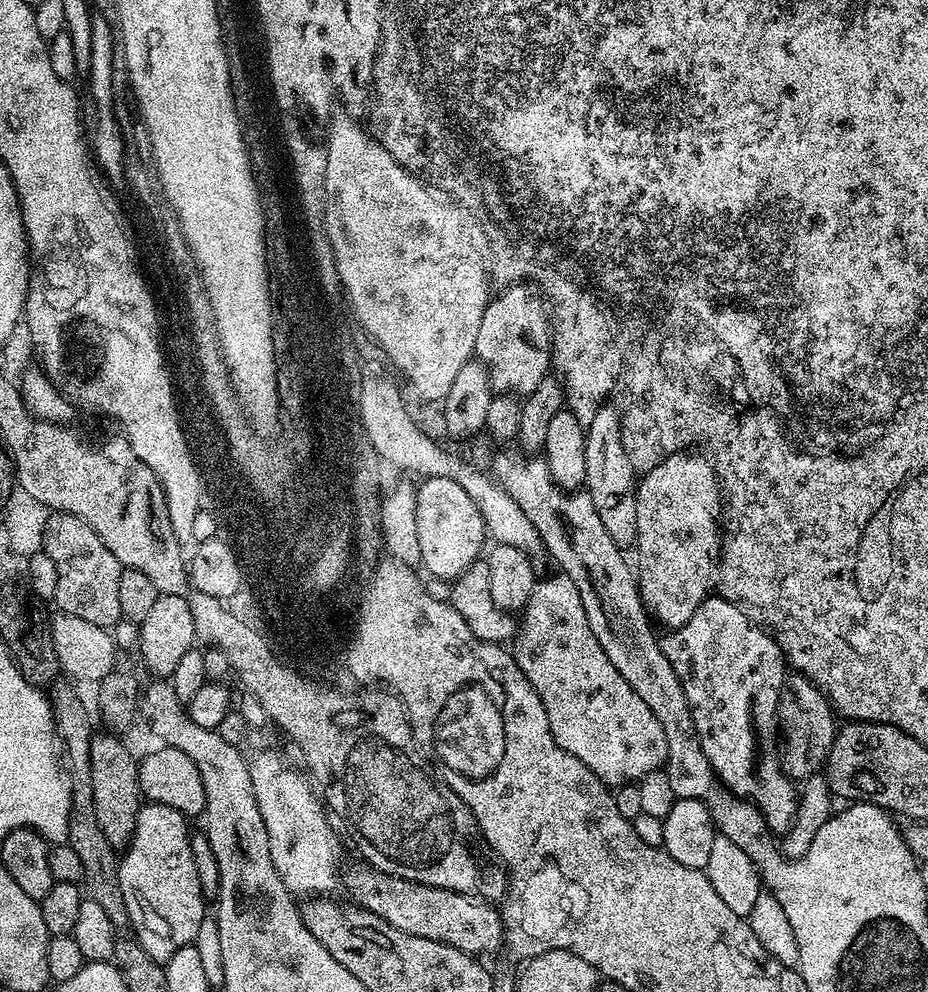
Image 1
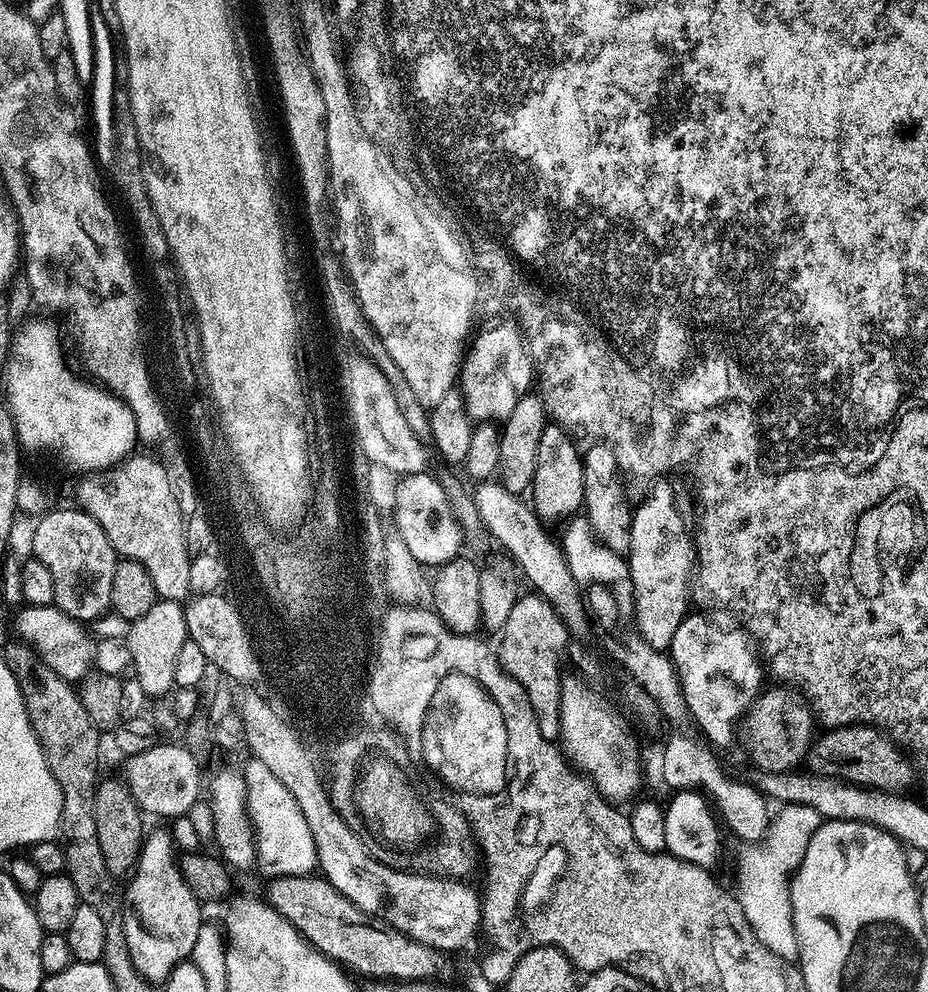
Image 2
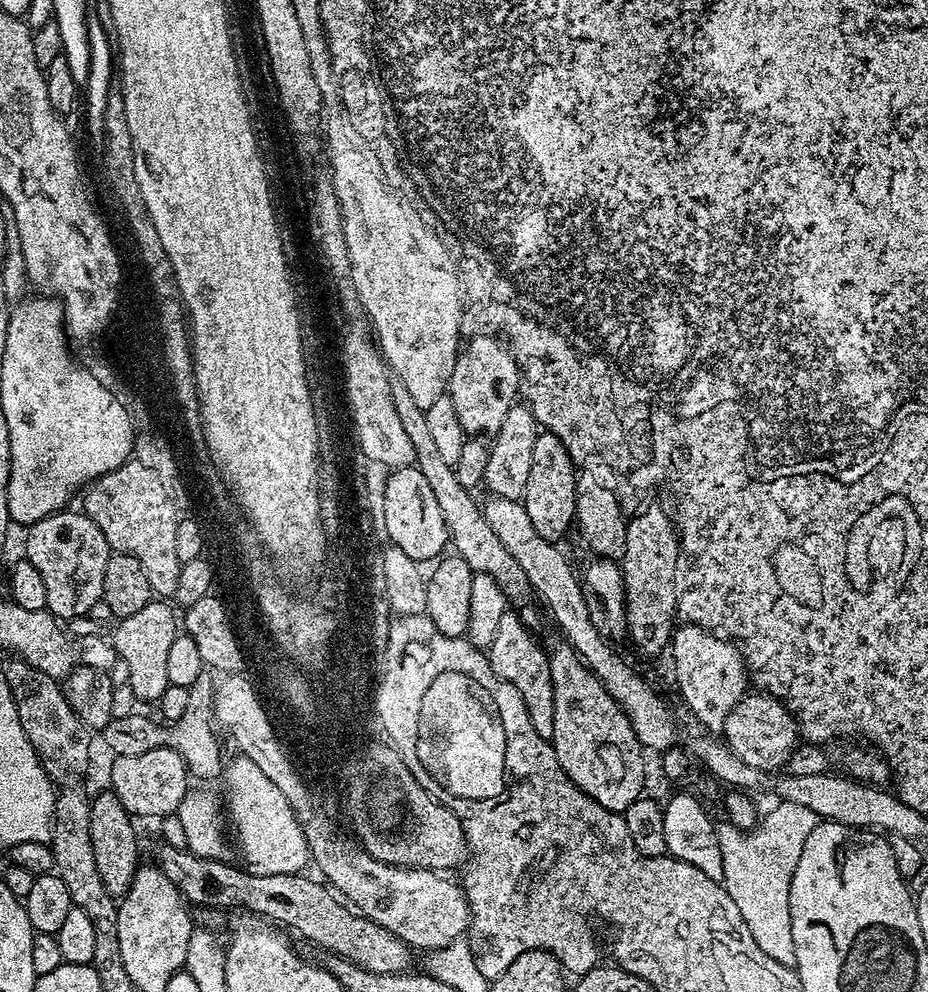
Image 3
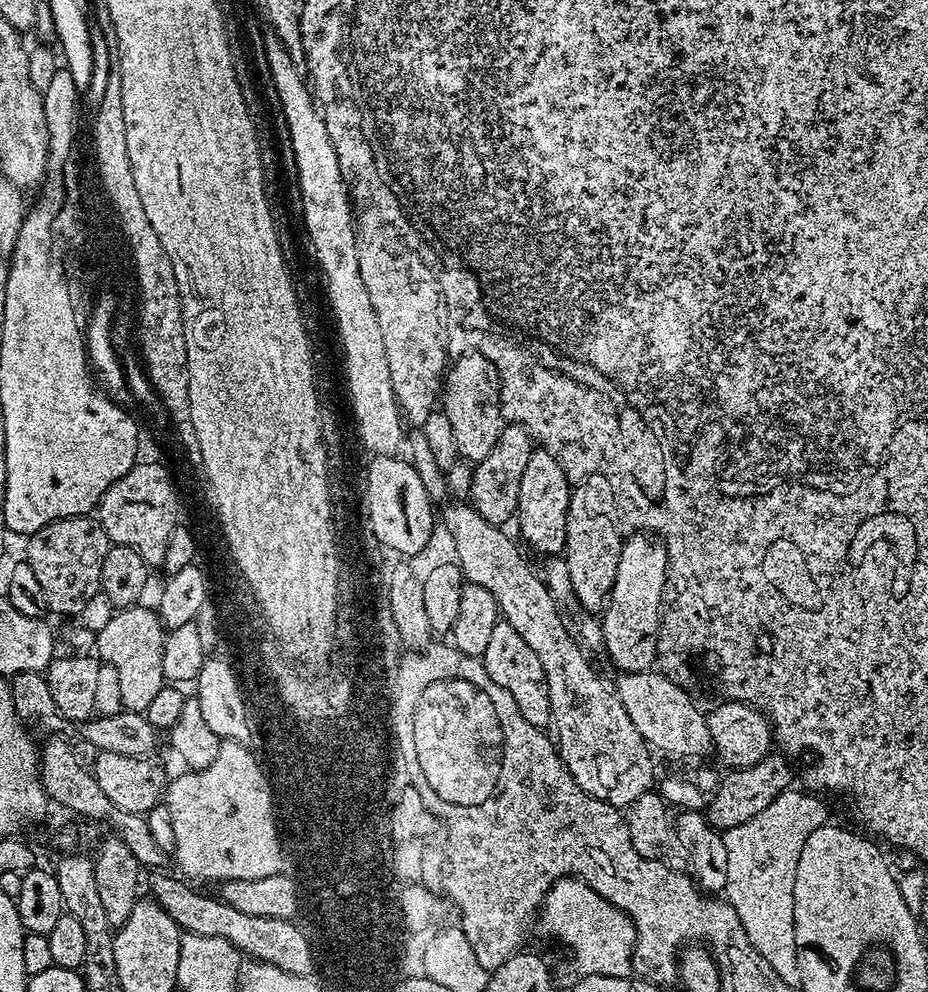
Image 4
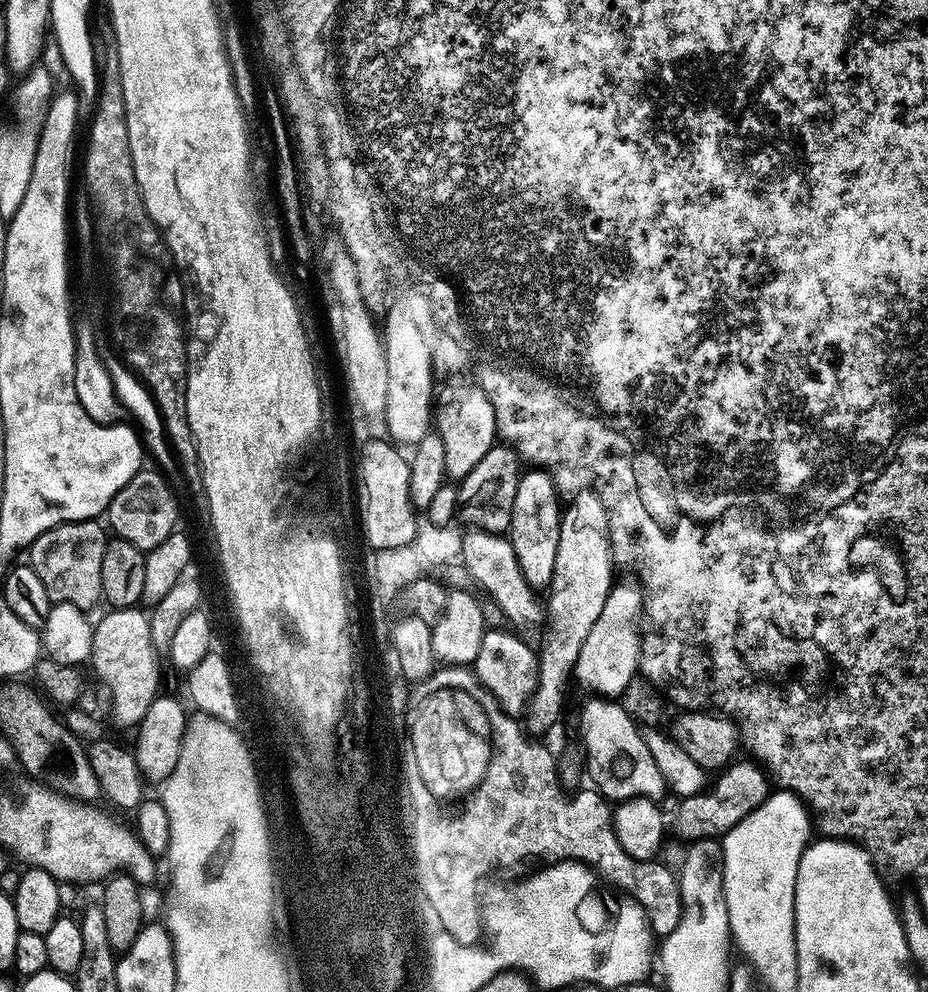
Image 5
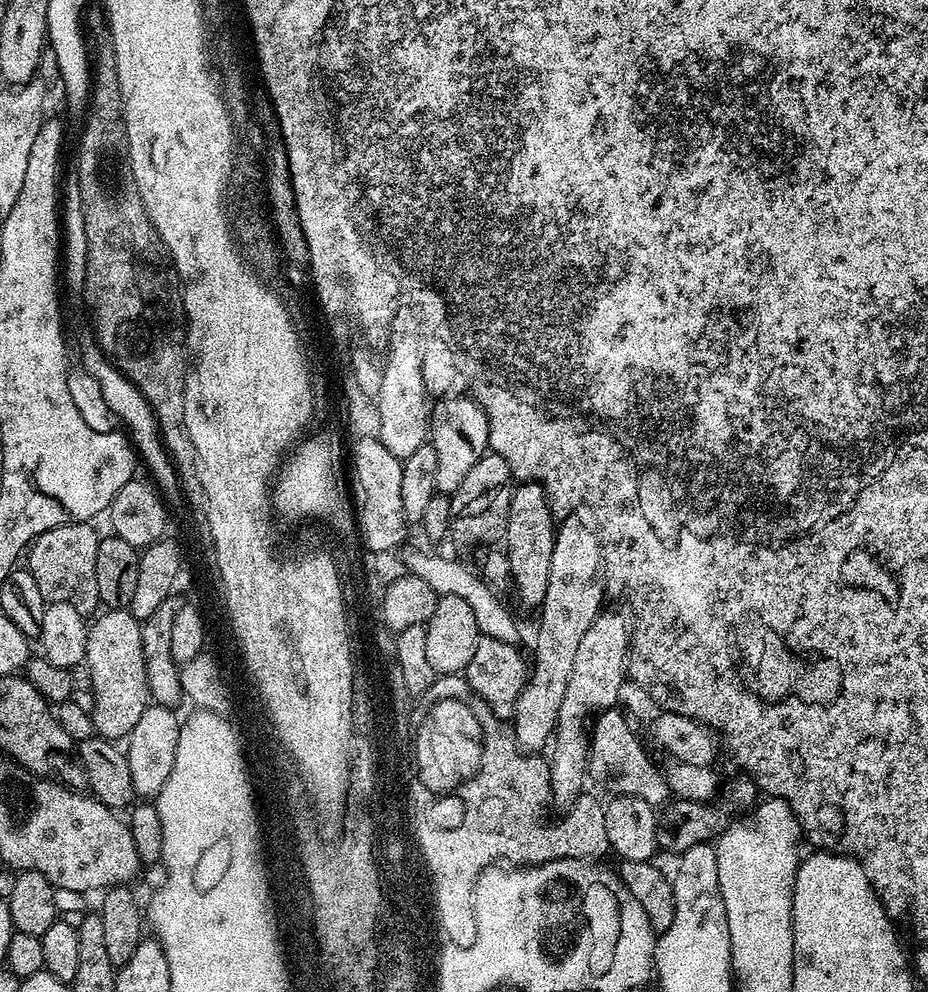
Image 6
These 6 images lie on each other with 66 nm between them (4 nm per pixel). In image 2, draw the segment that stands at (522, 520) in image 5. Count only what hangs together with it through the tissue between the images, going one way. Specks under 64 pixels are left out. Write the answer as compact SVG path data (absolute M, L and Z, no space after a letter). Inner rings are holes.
M555 422L545 423L538 442L538 462L530 489L531 503L542 518L570 518L581 511L584 503L584 462L581 449L576 449L571 438L569 429Z

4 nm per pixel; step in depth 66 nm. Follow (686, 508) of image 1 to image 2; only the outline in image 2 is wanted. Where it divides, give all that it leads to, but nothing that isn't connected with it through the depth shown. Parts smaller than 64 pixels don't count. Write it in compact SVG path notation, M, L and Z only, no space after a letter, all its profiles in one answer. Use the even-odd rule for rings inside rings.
M660 478L648 492L648 497L635 505L630 526L630 550L626 554L634 606L636 628L661 650L671 649L678 626L689 615L688 587L694 584L694 569L697 567L696 542L693 533L688 533L688 524L676 505L676 492L671 479Z

